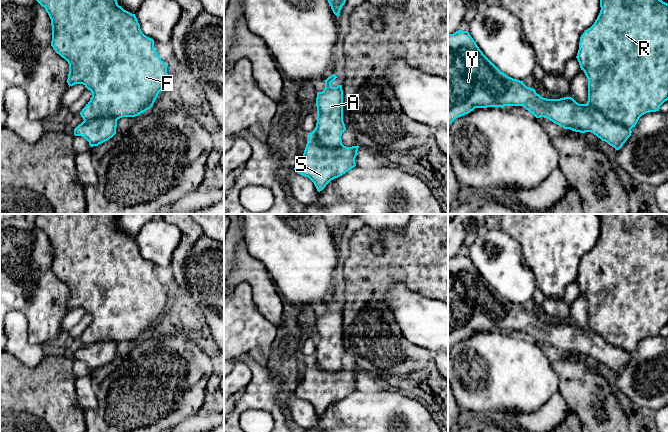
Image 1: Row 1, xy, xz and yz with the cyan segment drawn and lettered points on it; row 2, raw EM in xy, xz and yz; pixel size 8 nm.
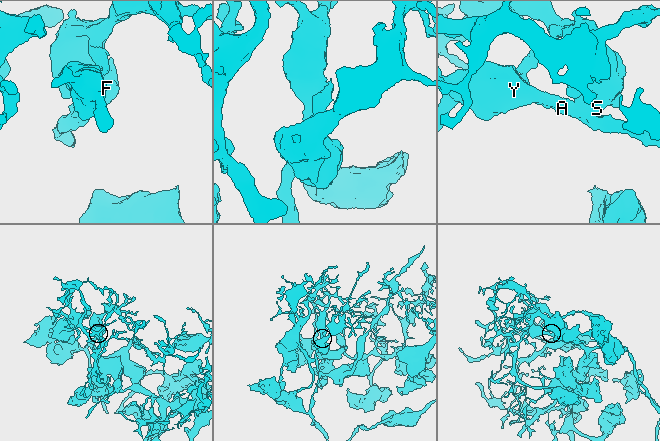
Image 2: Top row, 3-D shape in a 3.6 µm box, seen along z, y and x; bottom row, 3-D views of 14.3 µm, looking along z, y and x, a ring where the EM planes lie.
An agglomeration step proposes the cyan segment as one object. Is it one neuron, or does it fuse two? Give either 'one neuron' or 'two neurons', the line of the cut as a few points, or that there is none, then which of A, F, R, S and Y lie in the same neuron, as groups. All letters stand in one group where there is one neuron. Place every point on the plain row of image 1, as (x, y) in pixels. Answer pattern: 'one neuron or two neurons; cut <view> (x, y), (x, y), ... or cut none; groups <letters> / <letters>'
one neuron; cut none; groups A F R S Y

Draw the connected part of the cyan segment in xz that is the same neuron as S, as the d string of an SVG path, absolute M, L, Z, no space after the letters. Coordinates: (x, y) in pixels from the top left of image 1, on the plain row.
M335 298L325 305L325 312L317 316L317 347L310 356L302 382L297 386L294 394L308 401L315 409L318 416L322 415L333 403L338 402L356 390L355 382L359 370L346 371L342 368L342 357L346 354L343 345L343 314L342 309L332 311L331 307L338 302Z

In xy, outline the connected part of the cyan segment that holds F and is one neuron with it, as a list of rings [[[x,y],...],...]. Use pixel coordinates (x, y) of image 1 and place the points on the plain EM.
[[[38,214],[35,222],[35,224],[45,232],[51,243],[51,270],[55,276],[64,282],[69,288],[69,298],[67,303],[69,311],[75,308],[83,308],[92,317],[90,325],[80,336],[84,345],[74,353],[74,359],[84,361],[89,366],[90,371],[98,370],[112,362],[116,358],[118,343],[122,341],[135,341],[150,333],[159,316],[165,311],[166,305],[171,302],[167,297],[167,289],[161,284],[154,272],[154,264],[142,257],[135,238],[124,234],[118,229],[116,218],[117,214]]]

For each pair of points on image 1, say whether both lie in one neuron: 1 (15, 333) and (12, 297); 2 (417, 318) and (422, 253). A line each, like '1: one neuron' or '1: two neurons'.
1: two neurons
2: two neurons

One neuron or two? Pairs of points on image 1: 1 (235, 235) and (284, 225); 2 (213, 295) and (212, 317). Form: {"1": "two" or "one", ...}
{"1": "two", "2": "two"}

